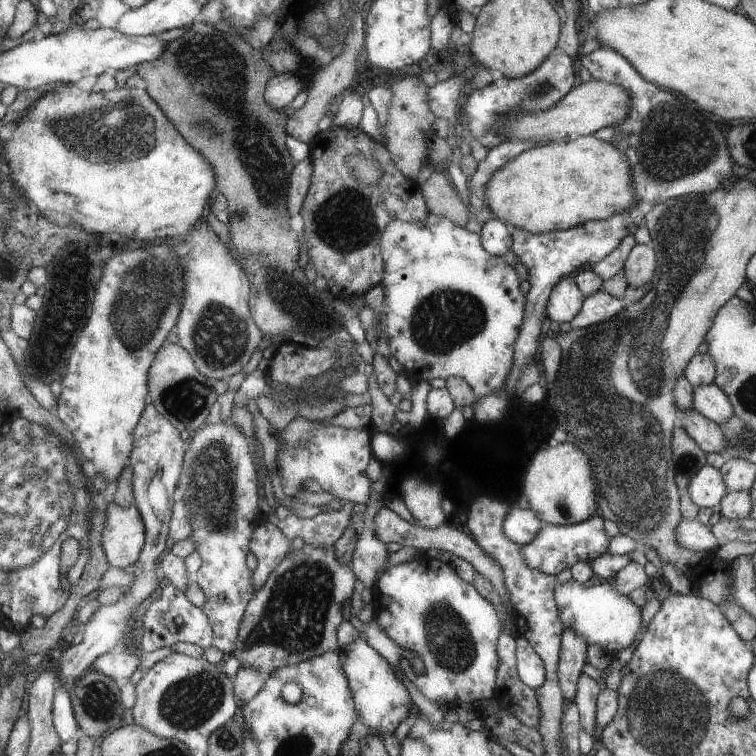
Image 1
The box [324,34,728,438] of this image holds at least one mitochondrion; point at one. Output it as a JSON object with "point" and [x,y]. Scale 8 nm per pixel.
{"point":[672,142]}

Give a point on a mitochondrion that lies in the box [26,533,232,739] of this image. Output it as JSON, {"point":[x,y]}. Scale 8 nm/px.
{"point":[187,703]}

